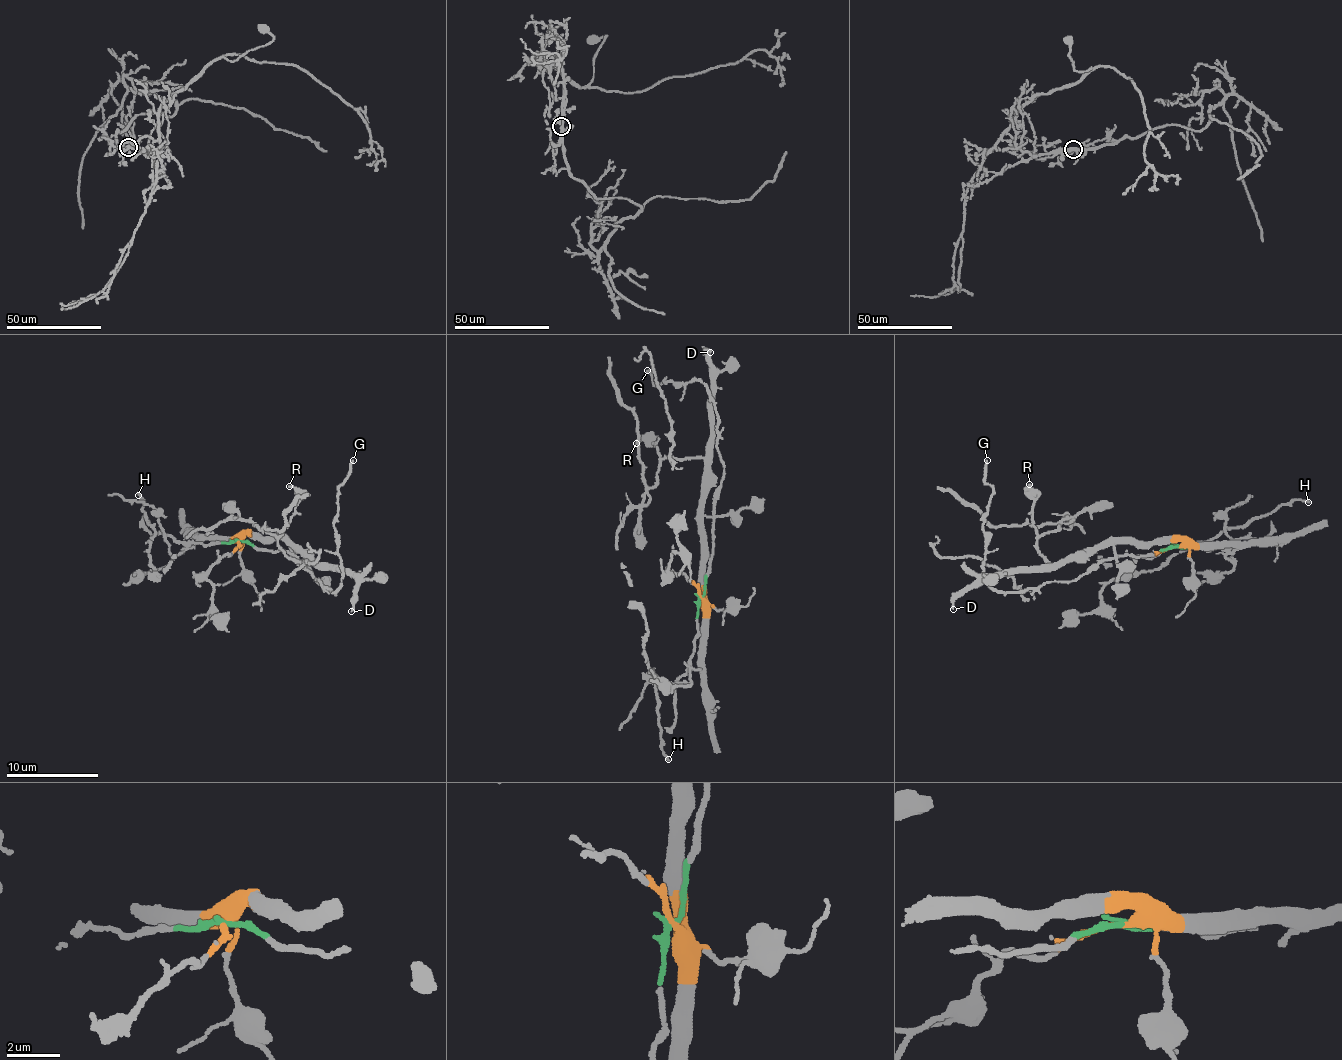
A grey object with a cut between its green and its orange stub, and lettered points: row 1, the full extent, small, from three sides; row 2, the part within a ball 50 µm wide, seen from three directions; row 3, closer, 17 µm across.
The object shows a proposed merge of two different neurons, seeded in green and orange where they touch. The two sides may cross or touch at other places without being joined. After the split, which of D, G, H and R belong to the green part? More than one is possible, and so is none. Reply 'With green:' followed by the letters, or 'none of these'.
With green: G, H

